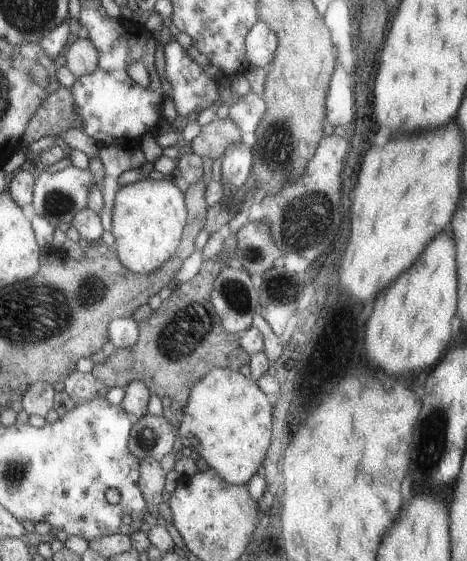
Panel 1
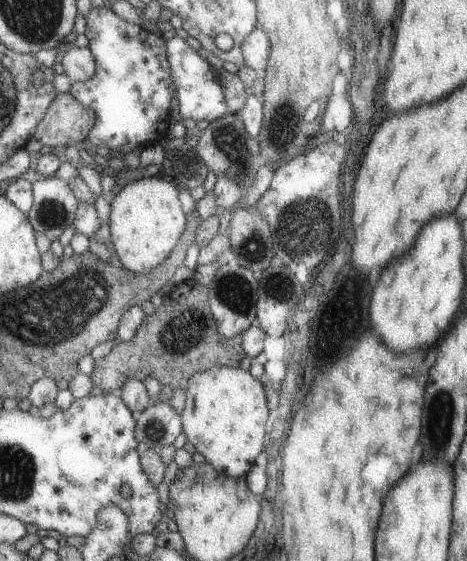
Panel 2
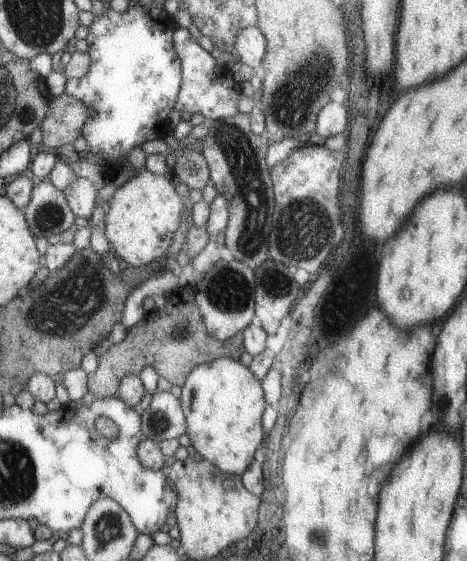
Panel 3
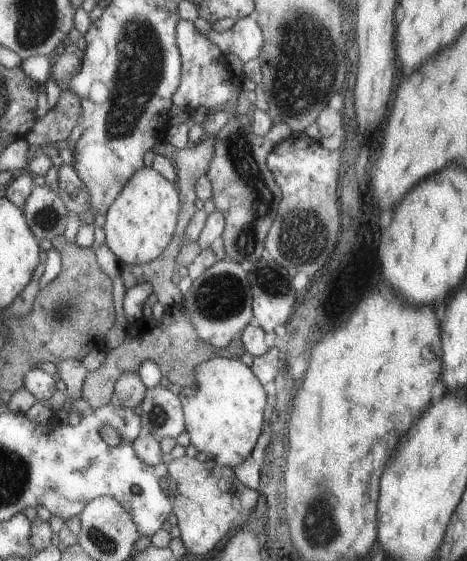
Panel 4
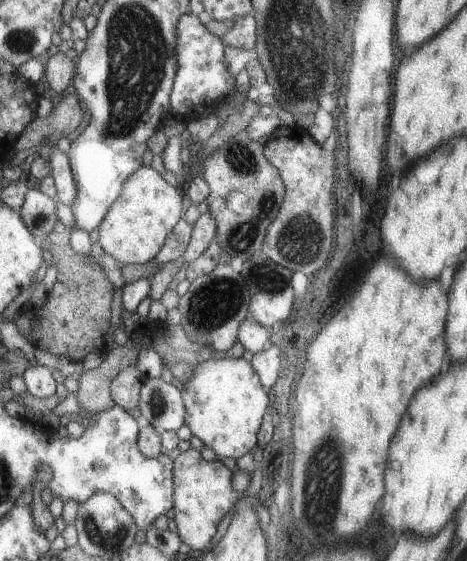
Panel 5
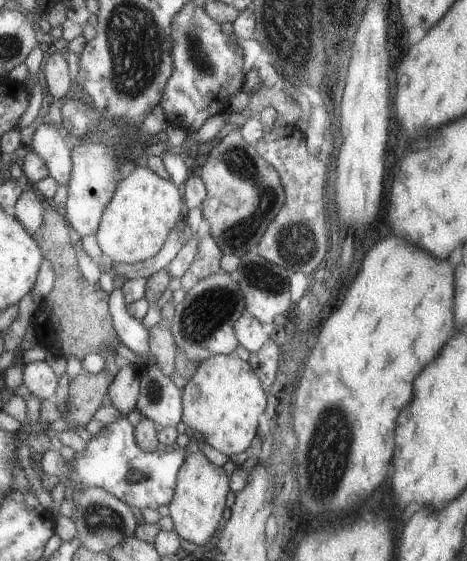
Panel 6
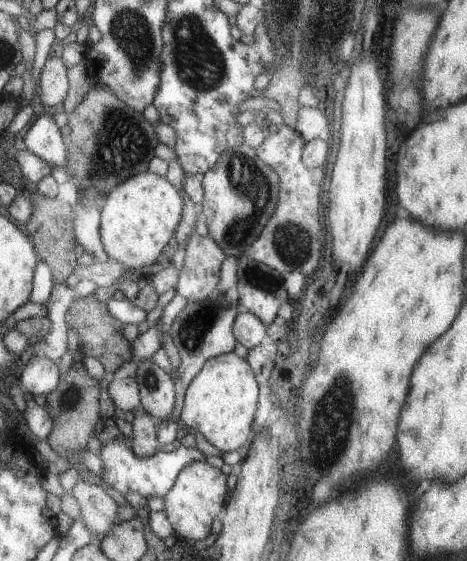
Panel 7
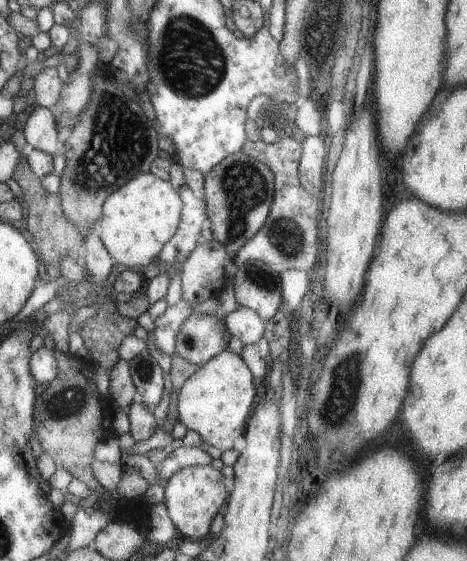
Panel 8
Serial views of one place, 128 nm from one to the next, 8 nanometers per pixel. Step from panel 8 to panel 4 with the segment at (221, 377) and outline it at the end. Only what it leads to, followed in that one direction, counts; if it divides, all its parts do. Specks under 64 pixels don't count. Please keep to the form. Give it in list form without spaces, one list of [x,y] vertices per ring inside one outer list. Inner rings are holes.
[[[211,357],[200,362],[194,370],[192,384],[182,387],[178,394],[184,416],[184,430],[193,448],[205,454],[206,460],[219,466],[233,469],[241,464],[253,450],[261,432],[265,406],[263,389],[254,371],[239,359]]]

